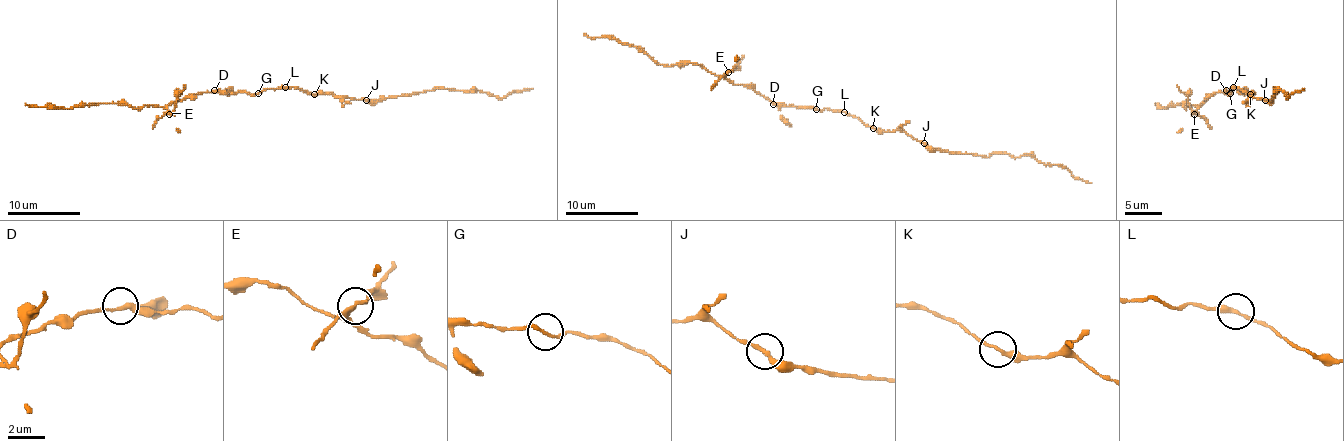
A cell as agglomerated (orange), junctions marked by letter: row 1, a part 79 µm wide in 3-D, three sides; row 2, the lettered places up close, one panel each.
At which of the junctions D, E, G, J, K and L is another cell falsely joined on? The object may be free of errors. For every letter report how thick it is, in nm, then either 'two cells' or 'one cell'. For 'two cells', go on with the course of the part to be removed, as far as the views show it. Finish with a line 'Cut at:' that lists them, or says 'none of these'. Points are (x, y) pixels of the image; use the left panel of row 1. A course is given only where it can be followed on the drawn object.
D: calibre 240 nm; one cell
E: calibre 200 nm; two cells; course (169, 114), (185, 85)
G: calibre 170 nm; one cell
J: calibre 240 nm; one cell
K: calibre 240 nm; one cell
L: calibre 280 nm; one cell
Cut at: E

